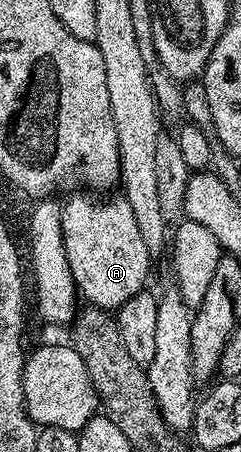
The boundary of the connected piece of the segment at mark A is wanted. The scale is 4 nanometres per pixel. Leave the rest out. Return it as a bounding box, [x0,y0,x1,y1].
[61,195,153,313]

